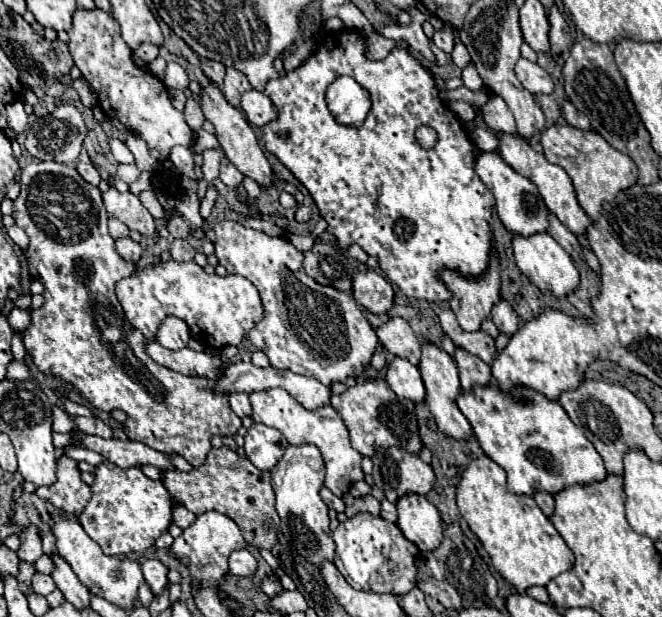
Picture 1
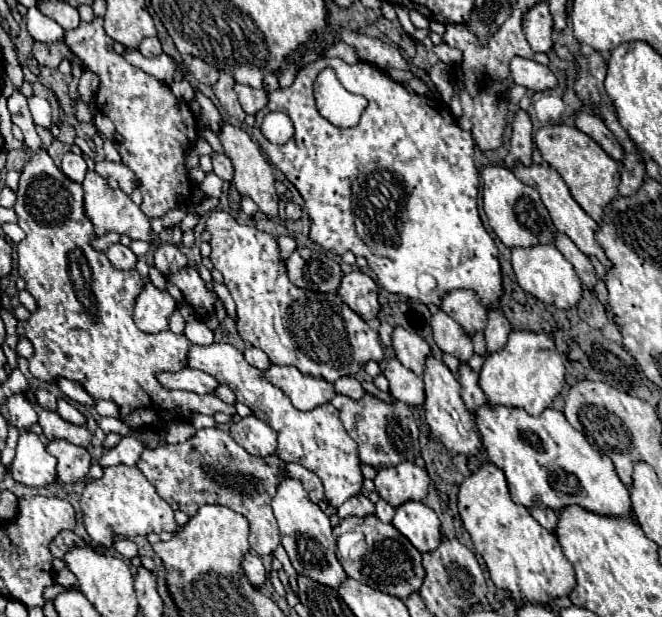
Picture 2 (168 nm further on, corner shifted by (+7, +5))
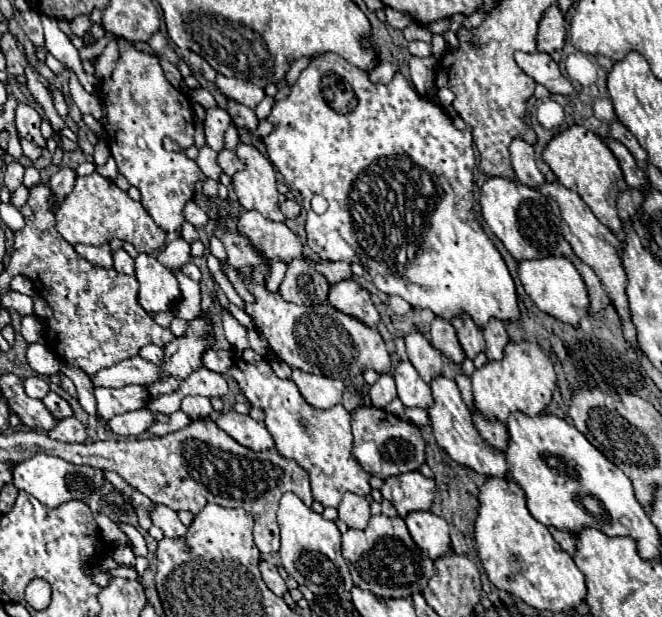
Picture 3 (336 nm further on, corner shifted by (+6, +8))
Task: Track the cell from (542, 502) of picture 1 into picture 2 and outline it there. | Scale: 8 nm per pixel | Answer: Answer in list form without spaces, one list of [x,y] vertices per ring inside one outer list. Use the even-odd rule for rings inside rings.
[[[534,507],[534,511],[530,511],[530,515],[532,515],[544,529],[548,529],[550,533],[556,531],[556,527],[558,527],[558,517],[556,517],[554,511],[542,511],[542,509]]]

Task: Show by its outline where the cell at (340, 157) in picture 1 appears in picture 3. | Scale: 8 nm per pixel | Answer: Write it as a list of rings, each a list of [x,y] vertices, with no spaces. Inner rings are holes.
[[[327,52],[321,56],[315,56],[313,62],[301,72],[301,76],[297,78],[297,82],[291,88],[291,94],[285,100],[279,100],[271,114],[267,116],[267,120],[273,124],[273,132],[263,138],[263,144],[267,146],[267,156],[271,160],[271,164],[283,174],[285,184],[293,190],[297,190],[303,198],[303,208],[307,210],[307,246],[321,258],[321,260],[347,260],[347,262],[361,262],[365,266],[365,270],[369,272],[373,284],[379,288],[379,292],[383,294],[397,294],[403,300],[407,300],[413,308],[429,308],[435,316],[441,316],[445,320],[451,320],[453,316],[457,316],[459,312],[469,312],[471,318],[475,320],[475,324],[479,328],[483,328],[491,318],[499,318],[503,322],[507,320],[517,320],[519,318],[519,306],[517,306],[517,294],[515,294],[515,284],[513,278],[499,254],[499,250],[495,248],[493,240],[485,234],[483,226],[479,224],[479,220],[475,218],[473,212],[473,168],[475,168],[475,150],[473,150],[473,136],[469,130],[457,130],[451,122],[451,118],[445,114],[445,110],[431,98],[425,98],[421,94],[417,94],[417,90],[413,86],[409,86],[409,82],[403,76],[395,76],[387,86],[385,84],[373,84],[369,80],[369,74],[365,70],[359,70],[357,66],[349,64],[343,56]],[[323,74],[339,74],[343,76],[351,88],[355,90],[355,96],[359,100],[357,108],[351,114],[337,114],[335,110],[329,108],[329,104],[325,102],[323,94],[321,94],[321,78]],[[319,194],[329,202],[327,212],[323,214],[315,214],[311,210],[311,198]]]

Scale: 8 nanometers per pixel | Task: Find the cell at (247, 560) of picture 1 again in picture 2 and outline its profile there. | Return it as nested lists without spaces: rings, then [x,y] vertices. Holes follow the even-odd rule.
[[[248,553],[248,555],[244,557],[244,563],[242,563],[242,565],[244,565],[244,571],[246,571],[246,575],[248,575],[248,579],[250,579],[250,583],[252,583],[254,587],[260,587],[260,585],[266,583],[268,573],[266,573],[260,557]]]

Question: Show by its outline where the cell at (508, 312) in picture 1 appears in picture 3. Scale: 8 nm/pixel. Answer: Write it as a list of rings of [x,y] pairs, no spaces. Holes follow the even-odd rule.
[[[489,320],[483,328],[483,336],[487,340],[487,348],[485,354],[489,360],[501,360],[503,358],[503,348],[509,342],[507,332],[505,332],[505,322],[503,320]]]

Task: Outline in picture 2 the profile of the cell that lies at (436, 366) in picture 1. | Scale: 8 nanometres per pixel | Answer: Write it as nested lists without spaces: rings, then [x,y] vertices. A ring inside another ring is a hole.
[[[428,357],[426,371],[424,371],[424,385],[426,385],[426,423],[430,425],[430,431],[444,443],[446,449],[450,449],[456,455],[478,455],[482,451],[482,437],[476,431],[474,417],[466,411],[464,401],[460,397],[460,383],[452,375],[452,371],[438,359]]]

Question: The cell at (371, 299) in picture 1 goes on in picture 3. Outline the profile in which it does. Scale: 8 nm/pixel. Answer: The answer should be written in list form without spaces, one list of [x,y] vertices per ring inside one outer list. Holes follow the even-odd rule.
[[[349,278],[331,286],[329,304],[337,310],[361,320],[367,326],[375,326],[379,322],[379,312],[371,302],[371,294],[357,280]]]

